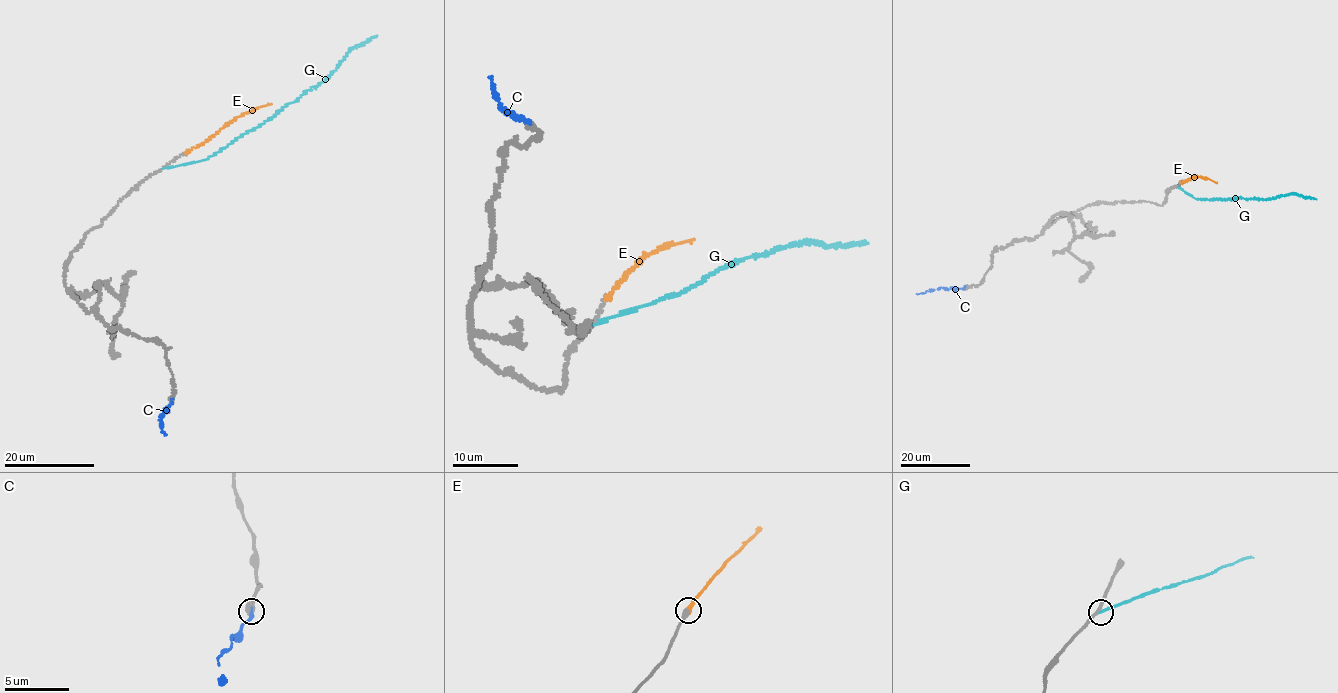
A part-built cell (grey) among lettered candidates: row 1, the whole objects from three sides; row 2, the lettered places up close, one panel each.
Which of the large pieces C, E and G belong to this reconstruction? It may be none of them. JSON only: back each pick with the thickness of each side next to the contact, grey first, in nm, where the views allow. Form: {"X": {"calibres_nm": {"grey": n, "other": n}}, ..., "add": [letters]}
{"E": {"calibres_nm": {"grey": 420, "other": 360}}, "add": ["E"]}

